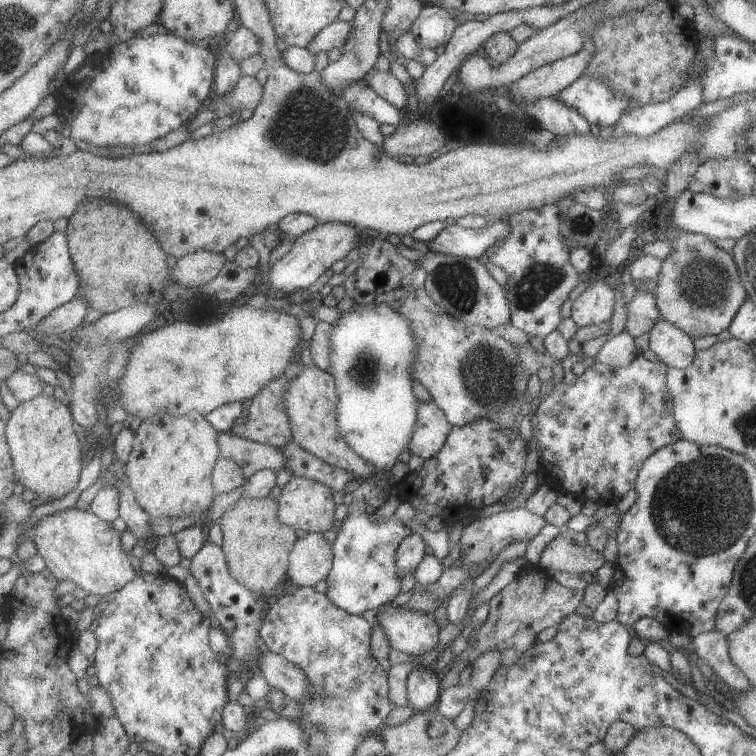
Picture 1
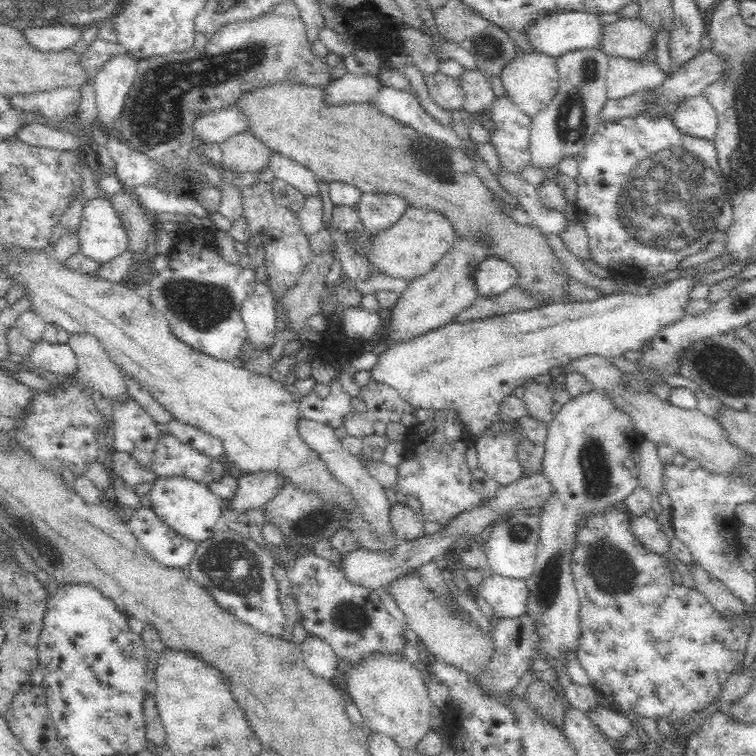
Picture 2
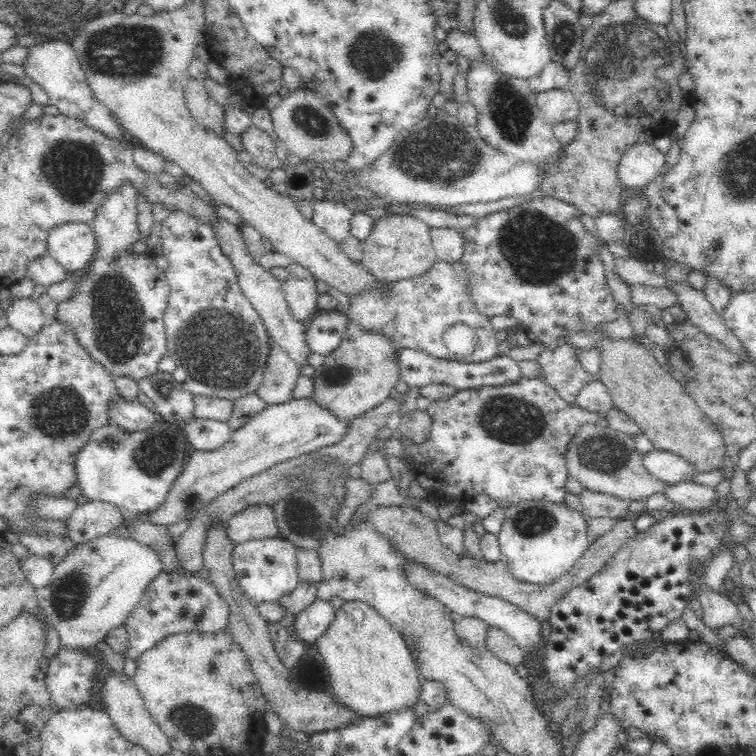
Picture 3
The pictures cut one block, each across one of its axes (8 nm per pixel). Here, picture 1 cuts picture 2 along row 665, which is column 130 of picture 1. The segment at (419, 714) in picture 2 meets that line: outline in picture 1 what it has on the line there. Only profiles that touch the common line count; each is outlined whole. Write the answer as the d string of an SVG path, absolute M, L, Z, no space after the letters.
M244 304L233 309L214 324L196 326L191 322L168 322L145 333L133 345L126 373L118 383L121 407L142 421L151 416L187 416L189 412L208 415L225 404L252 400L269 382L281 378L297 355L297 348L304 339L301 320L281 310L251 308Z

